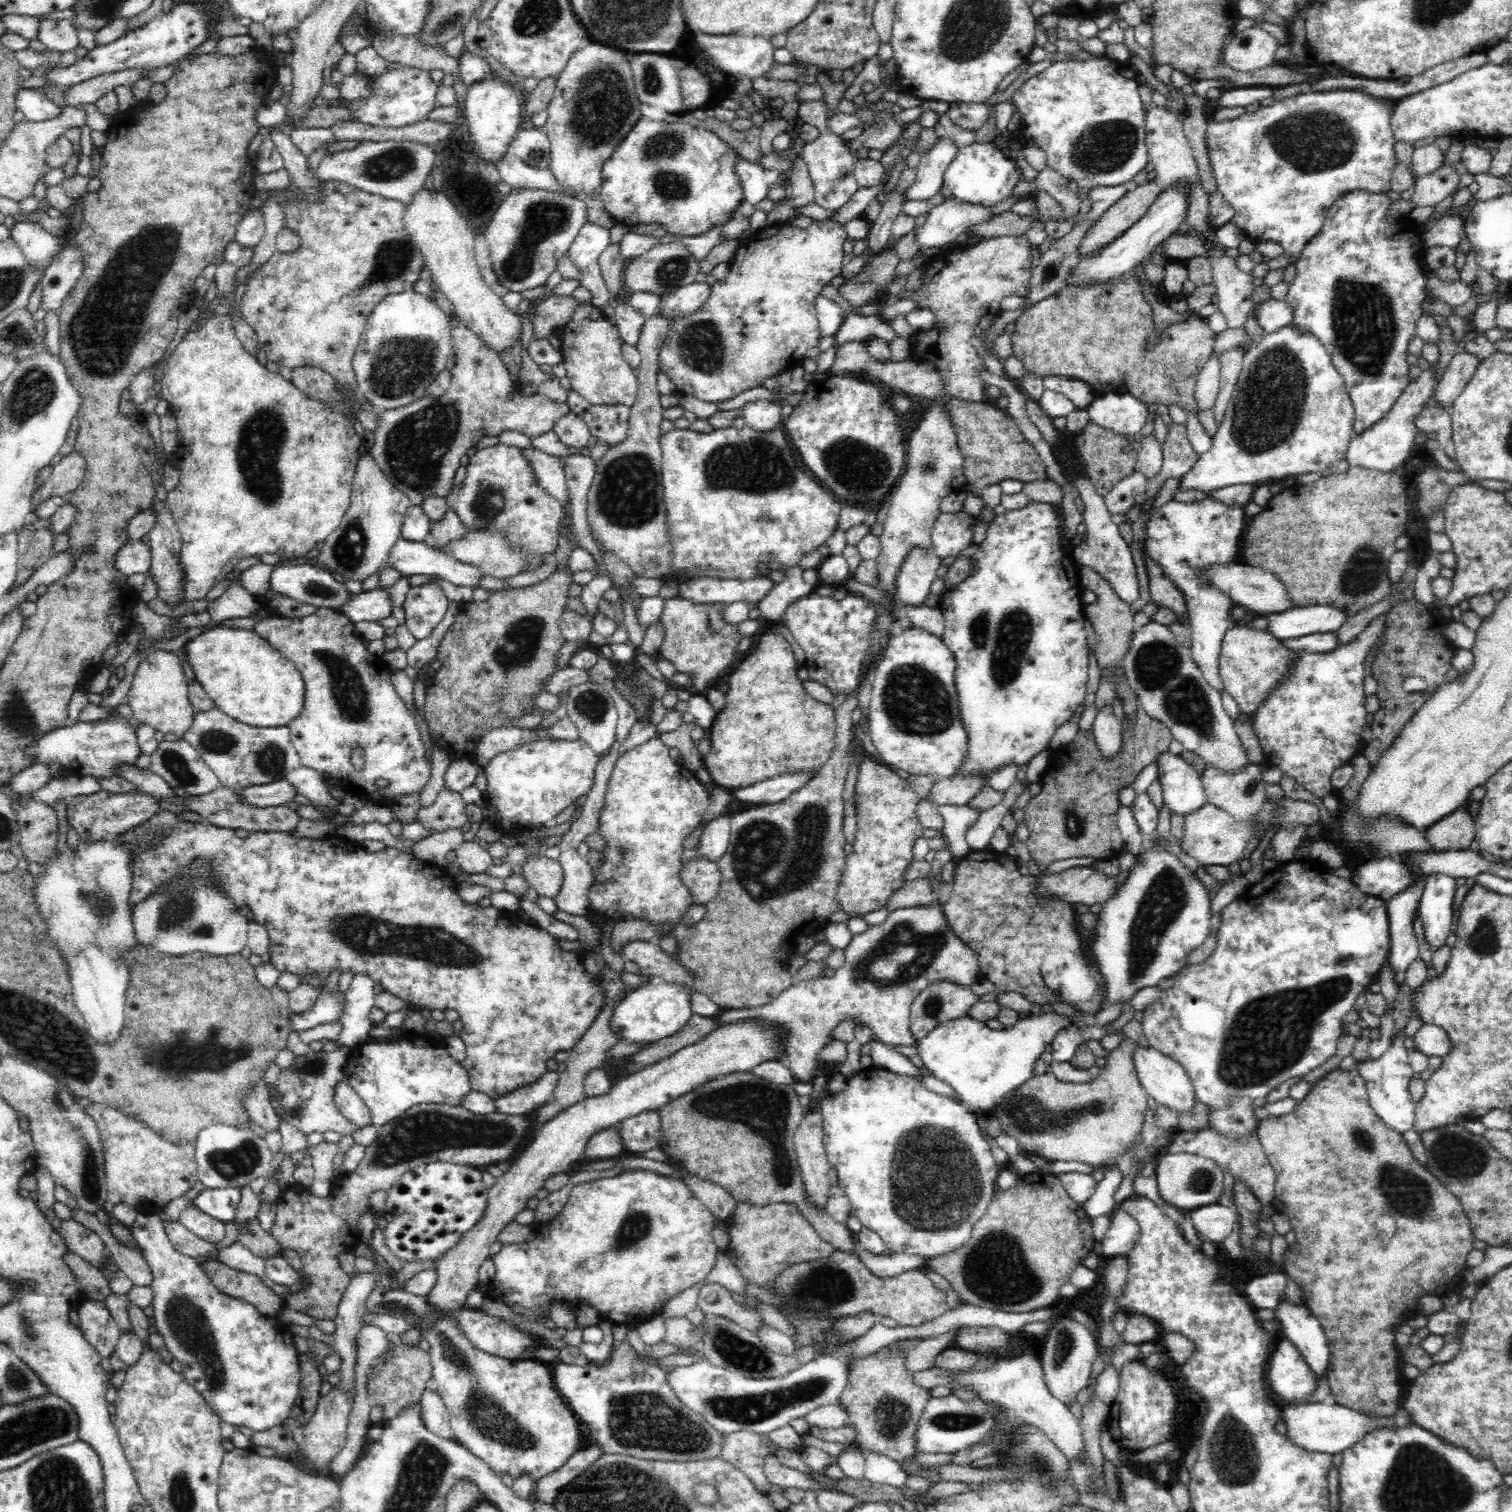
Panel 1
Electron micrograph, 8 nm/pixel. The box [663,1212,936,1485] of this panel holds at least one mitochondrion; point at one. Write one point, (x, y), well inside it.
(756, 1408)

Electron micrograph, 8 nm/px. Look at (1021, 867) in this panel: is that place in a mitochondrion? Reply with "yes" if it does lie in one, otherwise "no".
no

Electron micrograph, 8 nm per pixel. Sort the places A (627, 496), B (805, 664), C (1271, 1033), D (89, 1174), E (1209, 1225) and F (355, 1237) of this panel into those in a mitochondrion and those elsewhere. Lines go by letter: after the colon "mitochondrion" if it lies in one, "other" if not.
A: mitochondrion
B: other
C: mitochondrion
D: mitochondrion
E: other
F: other

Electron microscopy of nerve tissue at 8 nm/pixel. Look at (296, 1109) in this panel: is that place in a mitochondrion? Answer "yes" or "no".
yes

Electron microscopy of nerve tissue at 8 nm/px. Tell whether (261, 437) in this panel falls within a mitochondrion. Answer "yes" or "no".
yes

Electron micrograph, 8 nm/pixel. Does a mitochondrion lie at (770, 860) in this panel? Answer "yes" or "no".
yes

